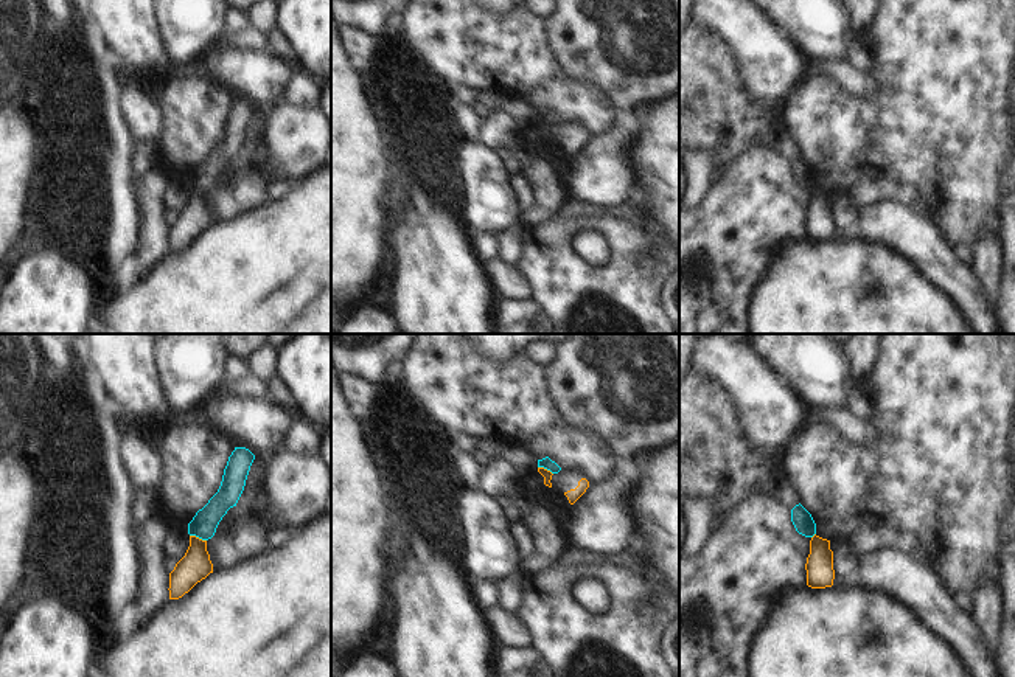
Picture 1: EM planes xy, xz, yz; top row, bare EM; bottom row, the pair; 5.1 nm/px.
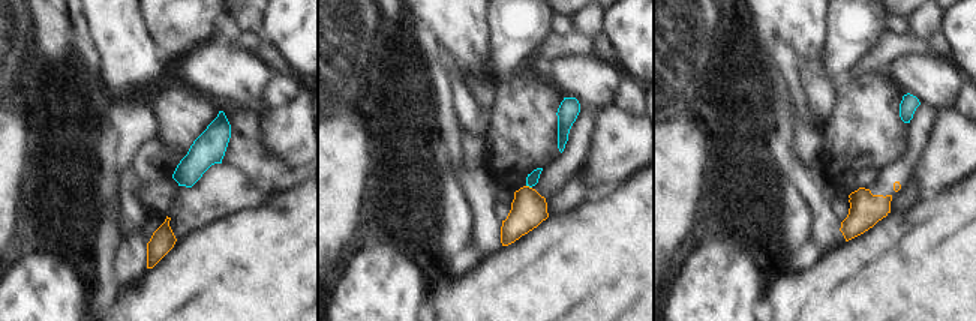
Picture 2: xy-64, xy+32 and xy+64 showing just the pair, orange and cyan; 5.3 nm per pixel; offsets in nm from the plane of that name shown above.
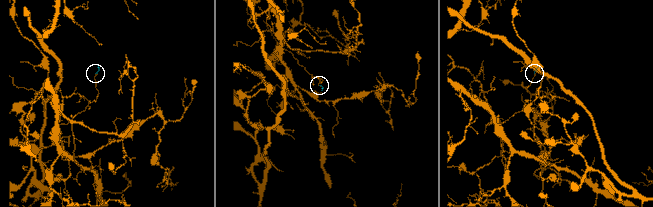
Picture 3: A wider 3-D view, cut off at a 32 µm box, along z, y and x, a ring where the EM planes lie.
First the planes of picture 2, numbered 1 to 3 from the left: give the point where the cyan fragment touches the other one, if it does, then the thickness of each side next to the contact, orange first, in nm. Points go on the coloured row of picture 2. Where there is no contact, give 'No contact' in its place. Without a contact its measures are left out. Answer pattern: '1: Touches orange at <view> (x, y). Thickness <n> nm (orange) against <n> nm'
1: No contact
2: Touches orange at xy+32 (528, 186). Thickness 190 nm (orange) against 60 nm
3: No contact

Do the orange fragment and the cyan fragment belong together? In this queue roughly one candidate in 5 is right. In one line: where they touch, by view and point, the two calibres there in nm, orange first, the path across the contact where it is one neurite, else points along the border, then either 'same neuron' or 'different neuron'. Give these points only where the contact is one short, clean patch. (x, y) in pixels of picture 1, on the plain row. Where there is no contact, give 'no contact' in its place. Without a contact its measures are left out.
meets orange in xy at (198, 190); 160 nm thick on the orange side, 140 nm on the other; border along xy (190, 187), (205, 193); different neuron

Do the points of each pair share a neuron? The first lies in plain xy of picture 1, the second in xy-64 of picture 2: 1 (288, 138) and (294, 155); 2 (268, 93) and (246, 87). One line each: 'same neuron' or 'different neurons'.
1: same neuron
2: same neuron

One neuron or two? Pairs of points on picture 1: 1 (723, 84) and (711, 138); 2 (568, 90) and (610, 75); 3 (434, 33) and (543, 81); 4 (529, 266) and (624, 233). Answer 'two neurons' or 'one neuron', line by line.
1: one neuron
2: two neurons
3: one neuron
4: one neuron

